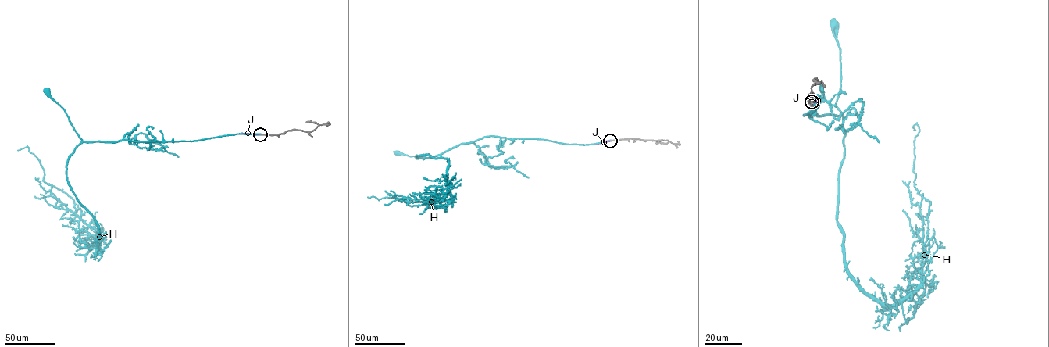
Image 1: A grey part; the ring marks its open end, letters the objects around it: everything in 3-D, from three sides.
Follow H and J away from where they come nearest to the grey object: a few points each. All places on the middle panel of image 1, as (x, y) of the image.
H: (610, 141), (578, 144), (489, 136), (460, 144), (433, 157), (429, 154), (416, 156), (397, 153)
J: (610, 141), (590, 144)

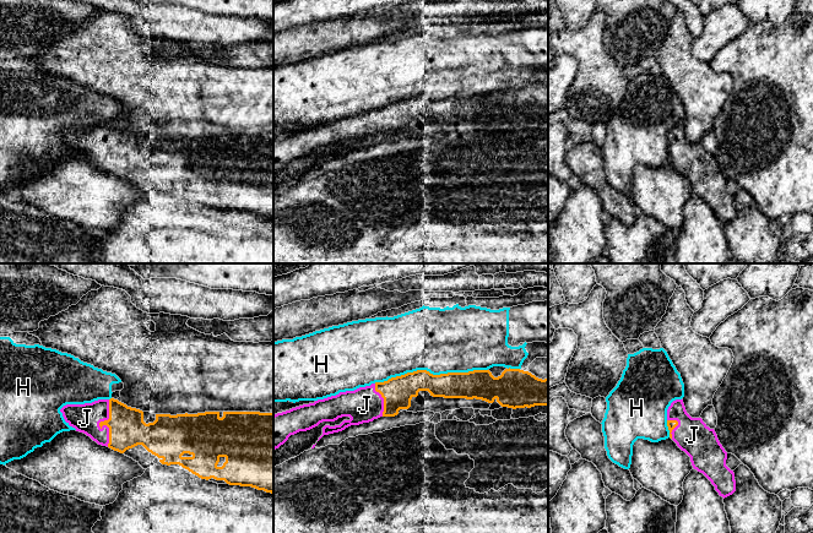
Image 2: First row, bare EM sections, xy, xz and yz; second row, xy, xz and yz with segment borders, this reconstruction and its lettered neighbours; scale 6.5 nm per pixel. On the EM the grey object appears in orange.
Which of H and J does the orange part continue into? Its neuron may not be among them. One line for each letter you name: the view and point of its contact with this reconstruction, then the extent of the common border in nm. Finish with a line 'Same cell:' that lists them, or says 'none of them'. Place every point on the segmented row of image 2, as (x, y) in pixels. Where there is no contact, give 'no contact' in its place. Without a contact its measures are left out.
J: meets orange in xy at (99, 424); contact 320 nm long
Same cell: J

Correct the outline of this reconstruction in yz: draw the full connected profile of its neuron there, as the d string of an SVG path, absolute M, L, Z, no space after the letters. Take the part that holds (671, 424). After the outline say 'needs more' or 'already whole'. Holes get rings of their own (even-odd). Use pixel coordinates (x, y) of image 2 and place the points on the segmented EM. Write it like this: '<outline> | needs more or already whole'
M676 399L667 409L670 437L689 457L694 469L703 473L723 499L736 491L735 473L726 466L727 452L714 429L701 418L692 418L683 399Z | needs more

